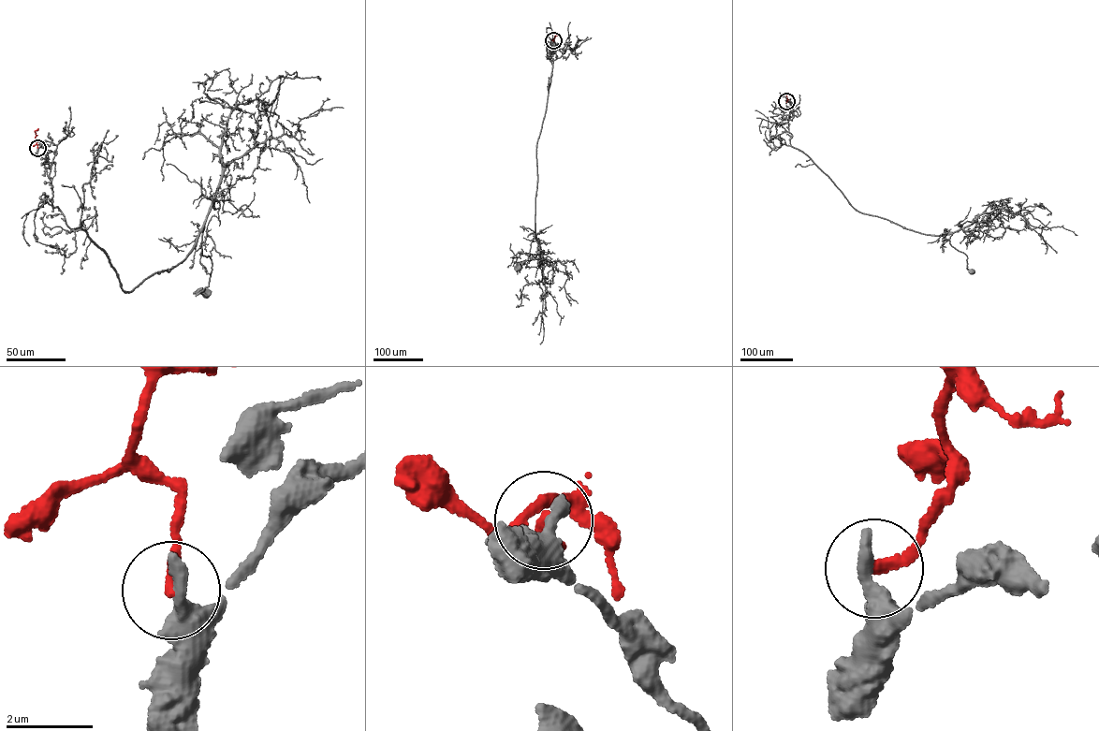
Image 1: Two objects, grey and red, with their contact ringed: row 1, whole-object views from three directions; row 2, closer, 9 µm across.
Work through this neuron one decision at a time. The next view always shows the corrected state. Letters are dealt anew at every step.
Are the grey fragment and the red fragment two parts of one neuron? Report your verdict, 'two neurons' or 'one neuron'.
two neurons

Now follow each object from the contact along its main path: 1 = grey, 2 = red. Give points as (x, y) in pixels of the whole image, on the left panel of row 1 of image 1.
1: (37, 148), (56, 146), (52, 207), (124, 291), (182, 261), (203, 226), (207, 291)
2: (37, 148), (35, 131), (38, 128)

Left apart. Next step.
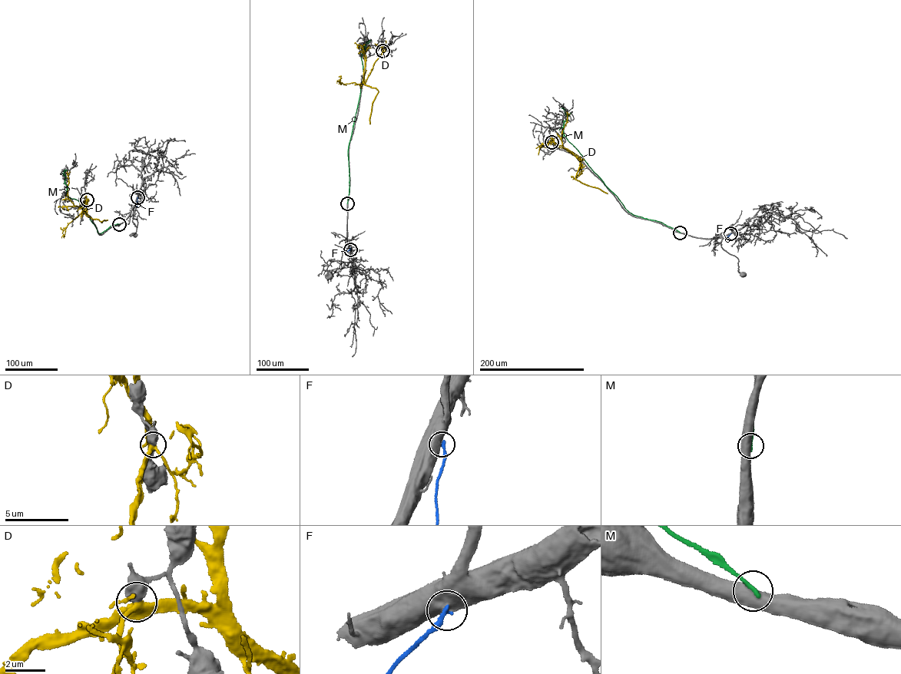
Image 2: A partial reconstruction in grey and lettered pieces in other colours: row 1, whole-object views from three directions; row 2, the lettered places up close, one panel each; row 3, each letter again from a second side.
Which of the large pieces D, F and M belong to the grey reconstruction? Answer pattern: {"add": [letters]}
{"add": []}

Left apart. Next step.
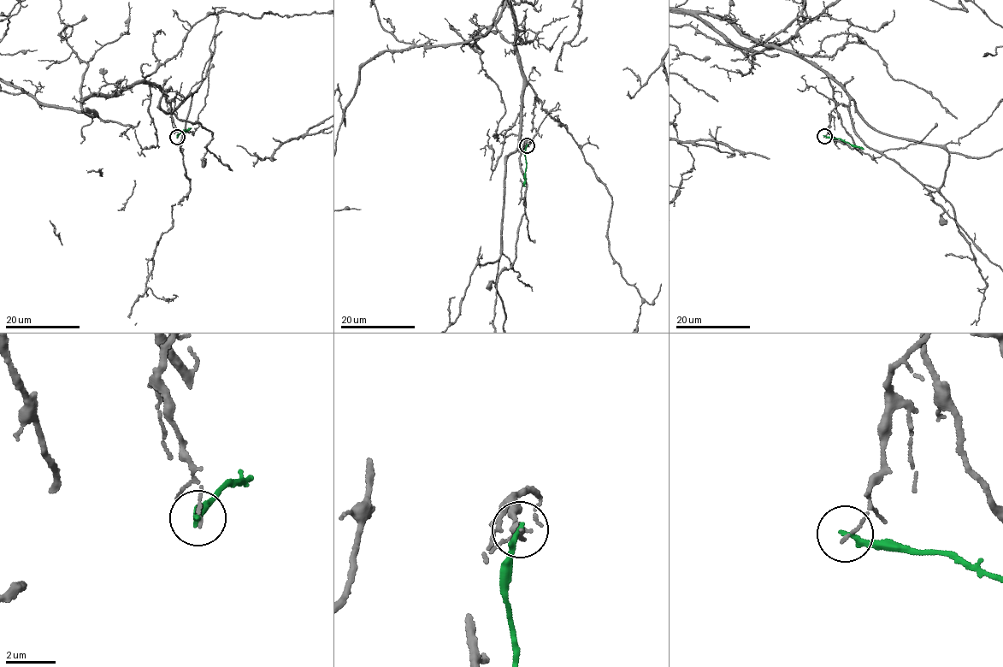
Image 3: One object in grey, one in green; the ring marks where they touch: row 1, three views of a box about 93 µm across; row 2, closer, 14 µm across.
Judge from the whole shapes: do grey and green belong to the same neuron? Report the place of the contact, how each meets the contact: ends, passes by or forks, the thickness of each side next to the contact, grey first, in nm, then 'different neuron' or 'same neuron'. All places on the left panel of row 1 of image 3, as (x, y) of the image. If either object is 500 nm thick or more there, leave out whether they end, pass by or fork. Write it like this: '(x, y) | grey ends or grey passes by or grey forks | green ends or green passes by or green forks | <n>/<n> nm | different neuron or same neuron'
(177, 137) | grey ends | green ends | 110/220 nm | different neuron

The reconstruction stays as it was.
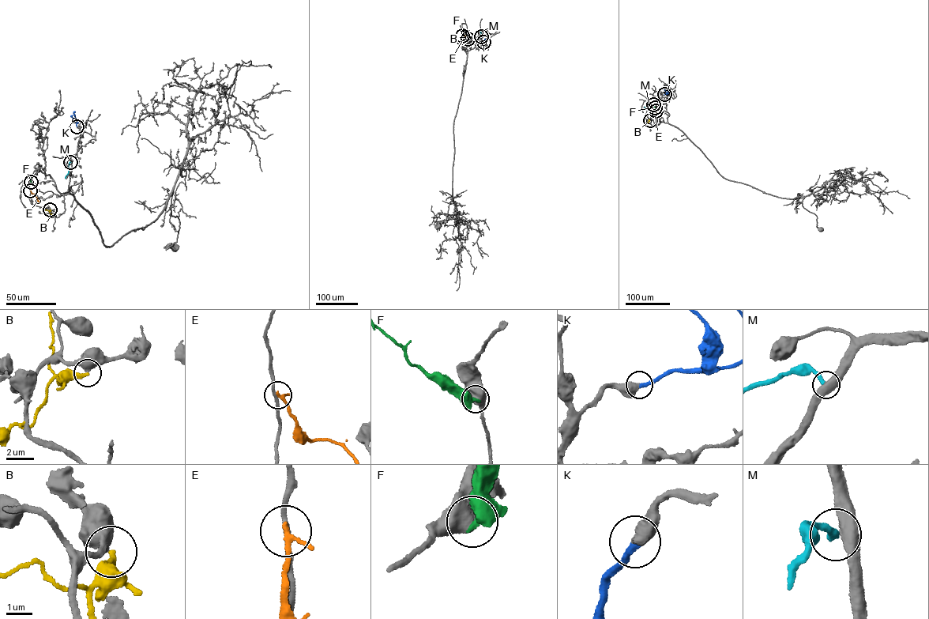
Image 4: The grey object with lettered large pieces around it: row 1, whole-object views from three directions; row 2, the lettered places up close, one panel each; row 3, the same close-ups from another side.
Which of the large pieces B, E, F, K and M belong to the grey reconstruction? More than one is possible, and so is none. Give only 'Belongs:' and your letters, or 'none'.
Belongs: K

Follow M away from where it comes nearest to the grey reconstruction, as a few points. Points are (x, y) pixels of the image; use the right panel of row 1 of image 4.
M: (653, 104), (644, 107)

